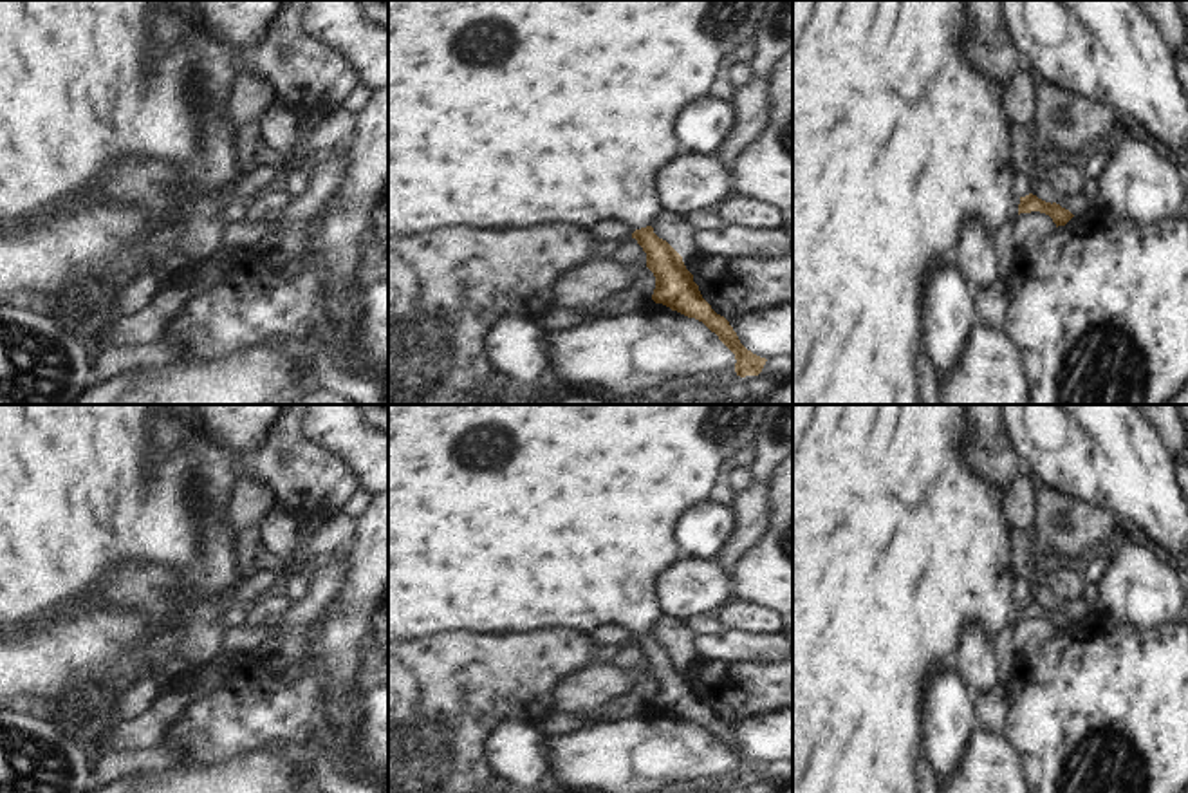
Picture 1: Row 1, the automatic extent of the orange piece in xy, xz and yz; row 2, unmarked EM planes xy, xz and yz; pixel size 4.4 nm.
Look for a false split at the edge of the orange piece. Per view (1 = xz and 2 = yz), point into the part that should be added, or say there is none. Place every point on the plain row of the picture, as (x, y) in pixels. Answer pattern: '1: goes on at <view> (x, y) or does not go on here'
1: goes on at xz (502, 519)
2: goes on at yz (896, 544)

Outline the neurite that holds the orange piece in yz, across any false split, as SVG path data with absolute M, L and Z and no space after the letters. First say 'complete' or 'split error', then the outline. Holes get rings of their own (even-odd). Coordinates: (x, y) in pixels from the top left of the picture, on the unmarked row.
split error | M793 405L793 793L919 793L915 780L915 755L923 746L921 732L921 688L928 670L933 665L955 663L955 647L961 638L962 625L968 620L982 621L993 639L1000 629L1018 621L1020 618L1040 616L1053 623L1058 630L1065 630L1074 620L1056 607L1045 607L1036 600L1016 602L1013 596L1015 574L1009 569L1009 535L1007 518L1002 515L1000 500L1007 488L995 486L982 479L962 462L959 439L968 430L964 405Z

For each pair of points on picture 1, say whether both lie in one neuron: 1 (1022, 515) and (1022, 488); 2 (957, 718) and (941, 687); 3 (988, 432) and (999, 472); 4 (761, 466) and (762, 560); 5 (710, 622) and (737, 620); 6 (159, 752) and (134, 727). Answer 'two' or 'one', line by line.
1: one
2: one
3: one
4: two
5: two
6: two

